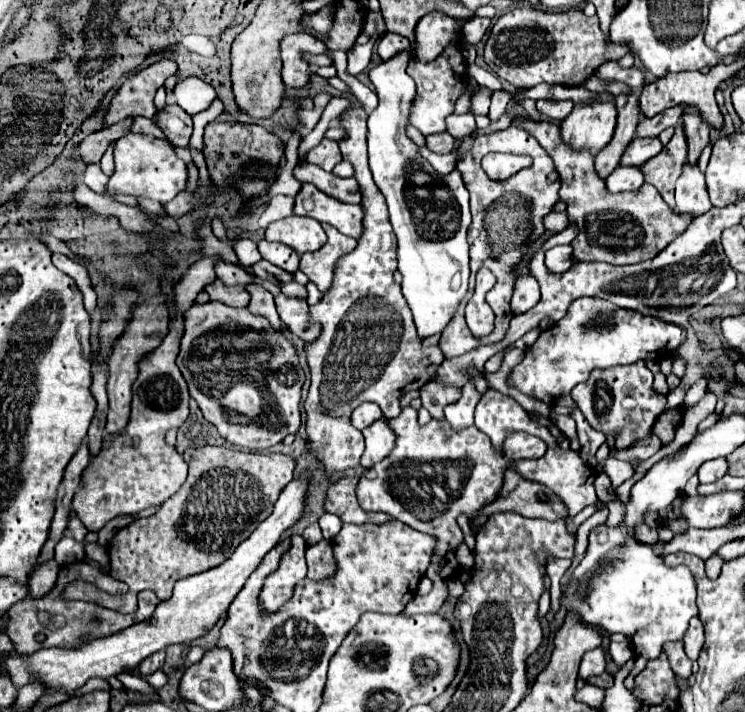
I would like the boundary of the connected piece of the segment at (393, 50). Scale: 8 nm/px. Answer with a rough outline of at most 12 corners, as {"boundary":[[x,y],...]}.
{"boundary":[[386,33],[378,41],[382,61],[406,51],[410,41],[402,35]]}

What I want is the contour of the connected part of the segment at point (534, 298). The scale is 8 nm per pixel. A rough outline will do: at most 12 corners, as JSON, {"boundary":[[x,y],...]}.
{"boundary":[[518,275],[512,313],[530,311],[540,299],[538,281]]}

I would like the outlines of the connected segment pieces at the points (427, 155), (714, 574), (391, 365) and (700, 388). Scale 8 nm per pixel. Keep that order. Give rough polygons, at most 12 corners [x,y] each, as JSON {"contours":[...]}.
{"contours":[[[425,146],[419,153],[440,175],[448,175],[456,168],[451,153],[438,155]],[[712,555],[706,561],[706,575],[715,580],[720,575],[724,559]],[[364,109],[340,117],[364,235],[310,307],[308,447],[336,473],[364,437],[350,413],[396,403],[440,347],[422,347],[394,281]],[[707,378],[687,392],[687,405],[697,404],[706,394]]]}

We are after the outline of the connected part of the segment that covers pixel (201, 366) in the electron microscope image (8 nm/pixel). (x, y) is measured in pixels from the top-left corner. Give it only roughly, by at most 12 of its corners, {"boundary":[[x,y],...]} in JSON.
{"boundary":[[218,301],[184,313],[176,365],[246,449],[302,425],[292,341]]}

